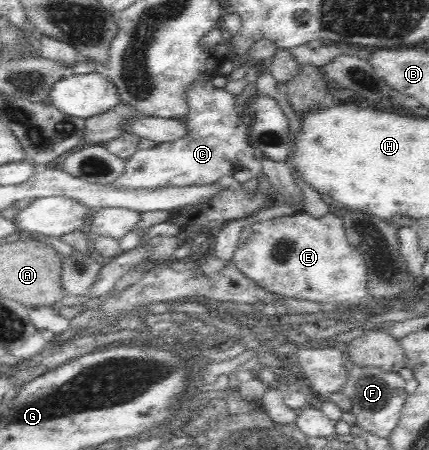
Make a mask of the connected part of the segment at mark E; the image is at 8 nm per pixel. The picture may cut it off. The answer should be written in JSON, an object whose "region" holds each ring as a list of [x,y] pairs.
{"region":[[[331,211],[319,219],[307,212],[297,212],[244,227],[232,263],[257,285],[285,297],[309,299],[315,303],[337,303],[347,307],[358,305],[368,294],[366,258],[351,245],[343,229],[343,221]]]}

